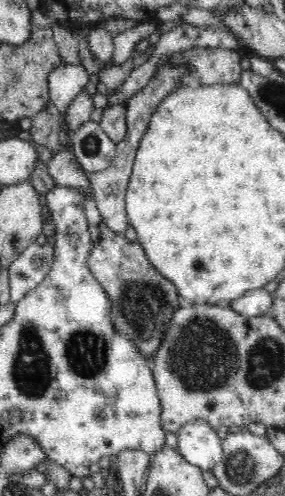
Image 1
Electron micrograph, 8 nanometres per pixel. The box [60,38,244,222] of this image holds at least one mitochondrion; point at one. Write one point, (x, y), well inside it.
(91, 144)

